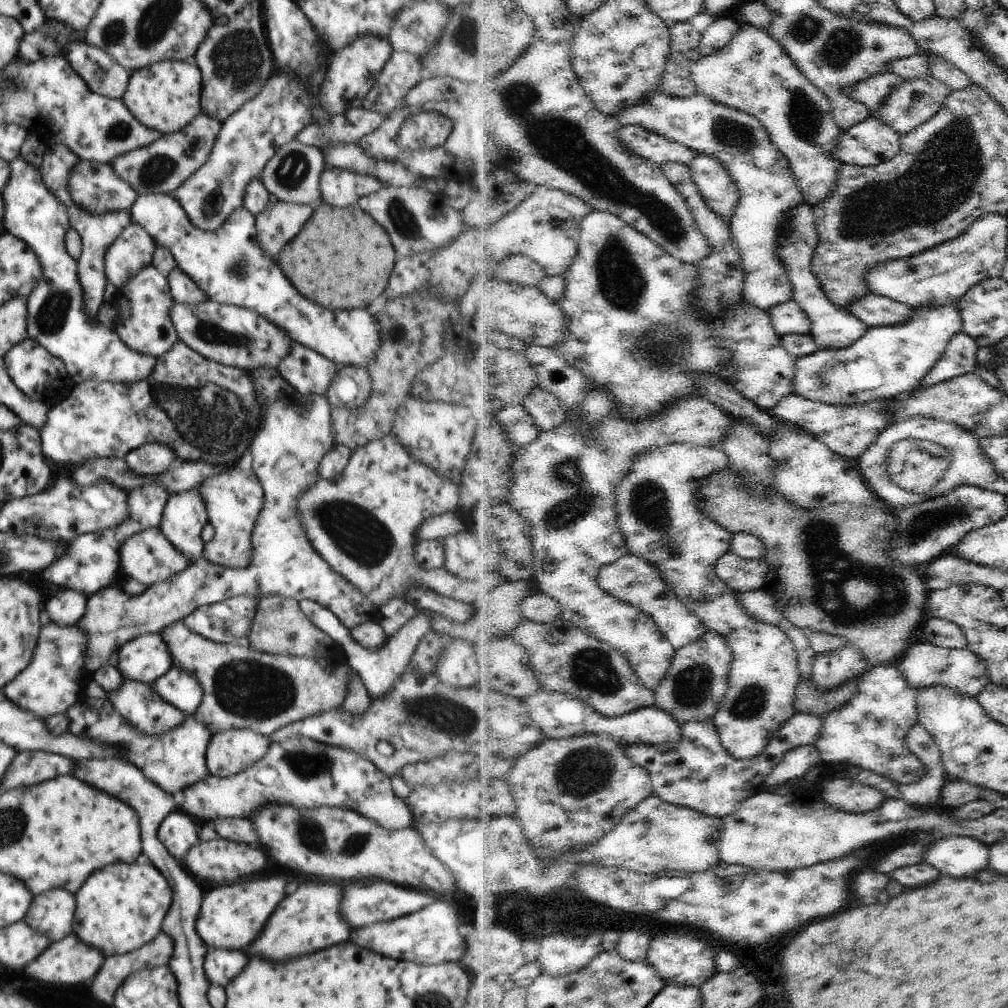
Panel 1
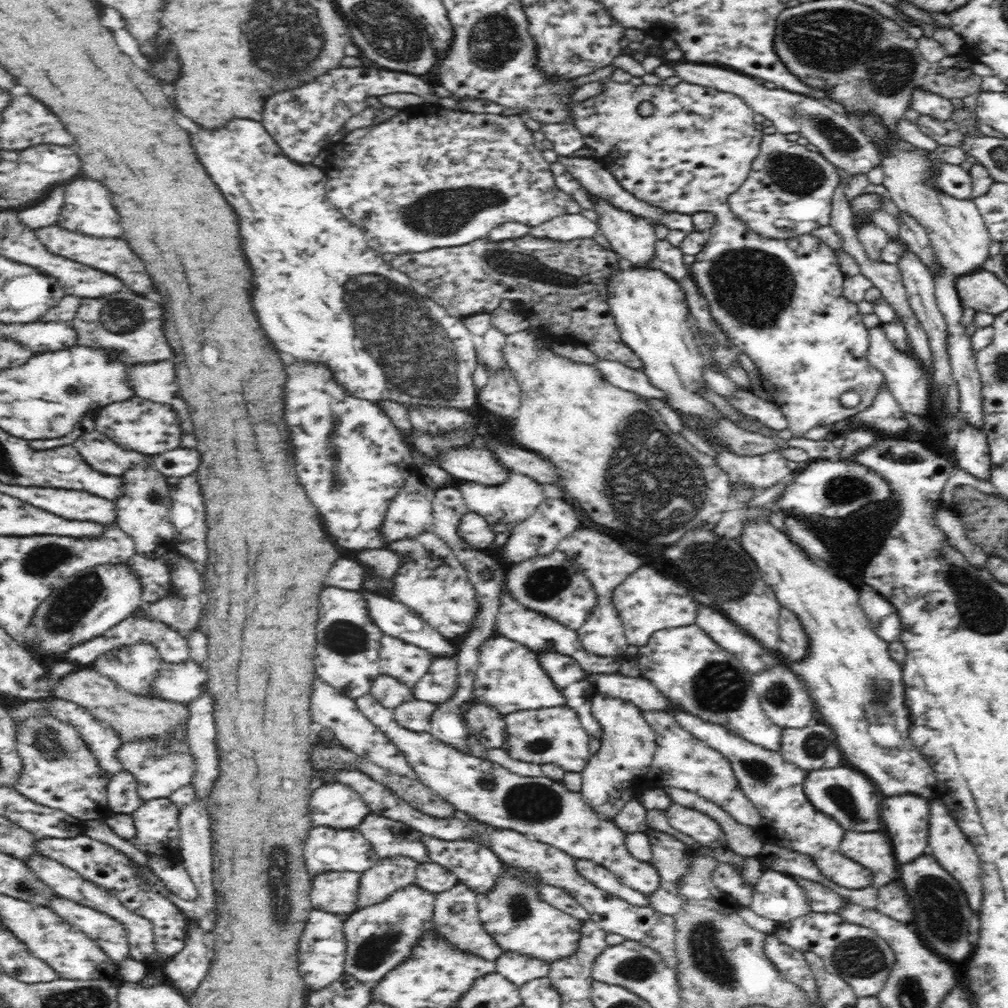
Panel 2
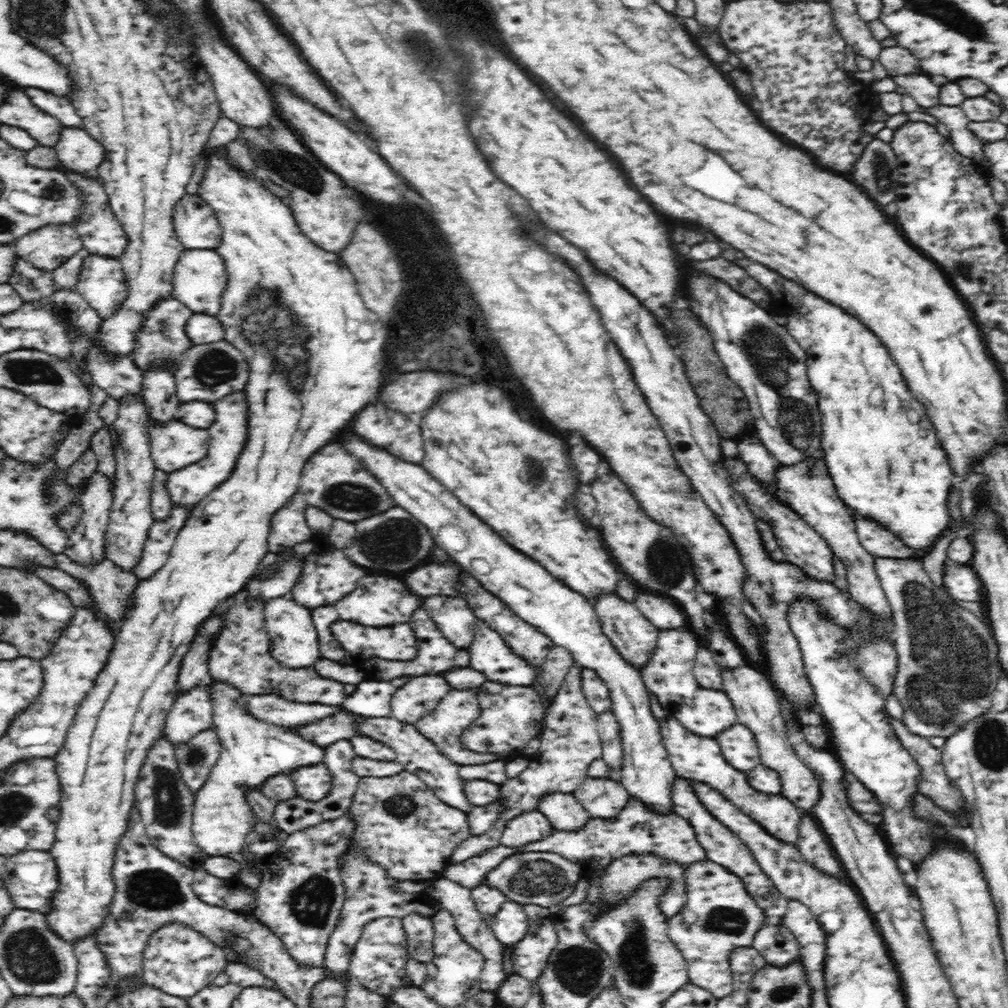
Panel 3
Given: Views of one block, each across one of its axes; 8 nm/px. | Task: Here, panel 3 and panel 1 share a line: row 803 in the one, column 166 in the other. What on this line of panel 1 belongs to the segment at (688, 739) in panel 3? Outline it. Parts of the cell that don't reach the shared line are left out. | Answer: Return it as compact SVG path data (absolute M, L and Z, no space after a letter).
M85 695L77 700L72 708L66 710L68 732L78 736L94 736L108 740L110 744L122 744L128 750L128 760L134 762L138 768L142 768L144 776L150 776L162 790L174 794L186 786L192 786L194 782L204 780L208 776L206 764L207 746L211 739L208 728L192 714L184 716L182 724L166 734L160 736L144 736L134 730L130 722L126 722L116 710L109 698L92 698Z

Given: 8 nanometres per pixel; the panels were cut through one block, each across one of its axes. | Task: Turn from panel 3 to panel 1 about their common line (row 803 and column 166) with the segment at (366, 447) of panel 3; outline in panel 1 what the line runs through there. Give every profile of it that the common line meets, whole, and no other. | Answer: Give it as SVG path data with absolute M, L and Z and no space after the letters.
M160 633L137 636L123 644L117 653L116 667L121 676L142 684L152 685L173 665L170 650Z

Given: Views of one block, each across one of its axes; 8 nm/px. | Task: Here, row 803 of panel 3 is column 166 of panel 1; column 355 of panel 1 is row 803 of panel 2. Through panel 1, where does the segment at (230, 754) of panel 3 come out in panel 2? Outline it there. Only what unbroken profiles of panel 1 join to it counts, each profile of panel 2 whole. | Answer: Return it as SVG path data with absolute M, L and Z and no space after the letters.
M338 781L322 783L310 796L310 818L314 826L356 829L368 813L361 794Z

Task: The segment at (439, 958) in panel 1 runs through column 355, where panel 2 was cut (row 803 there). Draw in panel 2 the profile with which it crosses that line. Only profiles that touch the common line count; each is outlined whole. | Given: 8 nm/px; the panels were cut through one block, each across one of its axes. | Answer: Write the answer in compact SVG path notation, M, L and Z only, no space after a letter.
M942 800L930 802L930 838L928 838L928 850L932 857L946 872L948 872L964 890L968 904L974 912L980 912L982 908L982 884L980 884L980 862L978 854L974 852L974 846L968 842L968 838L960 832L954 818L950 816L948 808L942 804Z

